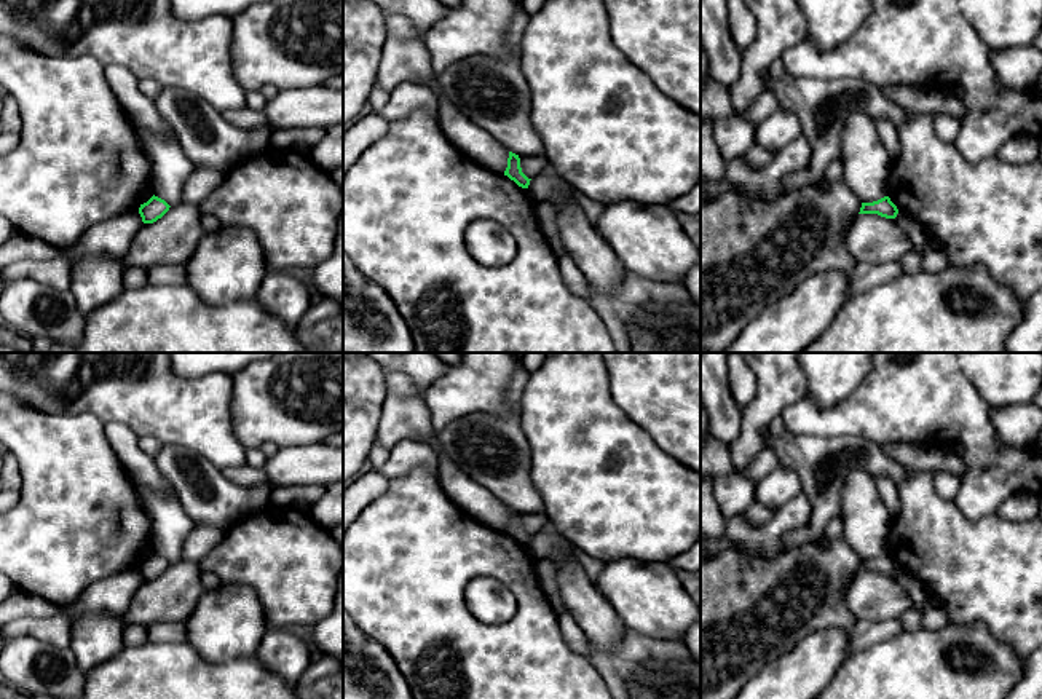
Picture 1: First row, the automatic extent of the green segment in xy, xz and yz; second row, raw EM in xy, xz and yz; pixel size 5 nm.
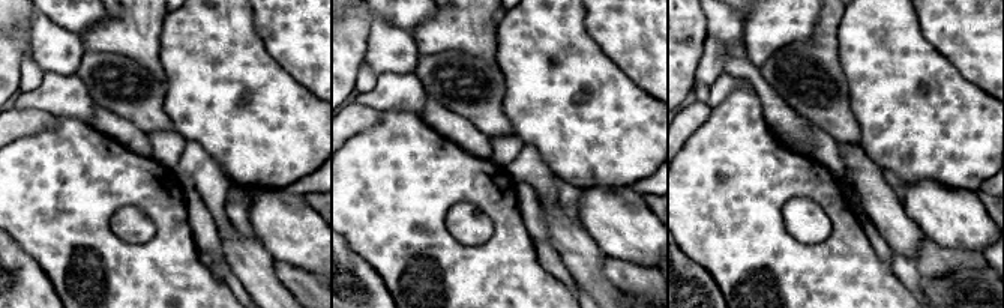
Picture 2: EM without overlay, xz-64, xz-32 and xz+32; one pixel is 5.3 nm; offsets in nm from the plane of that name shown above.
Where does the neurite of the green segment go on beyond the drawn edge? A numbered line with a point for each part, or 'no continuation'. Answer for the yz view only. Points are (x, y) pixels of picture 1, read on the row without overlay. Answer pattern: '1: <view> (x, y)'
1: yz (865, 517)

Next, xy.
1: xy (169, 525)

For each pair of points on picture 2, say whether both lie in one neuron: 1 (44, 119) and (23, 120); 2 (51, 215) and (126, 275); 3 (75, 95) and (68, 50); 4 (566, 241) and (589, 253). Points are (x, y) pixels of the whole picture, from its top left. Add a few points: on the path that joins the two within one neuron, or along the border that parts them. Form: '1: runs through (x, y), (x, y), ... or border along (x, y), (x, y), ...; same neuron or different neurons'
1: runs through (39, 119), (27, 120); same neuron
2: runs through (69, 232), (81, 244), (93, 245), (108, 260); same neuron
3: border along (44, 72), (72, 75); different neurons
4: runs through (572, 244), (583, 253); same neuron

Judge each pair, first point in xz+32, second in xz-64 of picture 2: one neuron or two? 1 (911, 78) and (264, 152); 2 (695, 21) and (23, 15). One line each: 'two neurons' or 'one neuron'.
1: one neuron
2: two neurons

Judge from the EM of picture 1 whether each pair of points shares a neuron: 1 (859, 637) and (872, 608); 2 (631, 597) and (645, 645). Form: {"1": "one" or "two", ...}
{"1": "two", "2": "two"}

